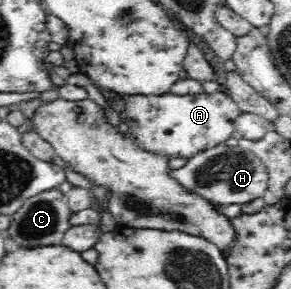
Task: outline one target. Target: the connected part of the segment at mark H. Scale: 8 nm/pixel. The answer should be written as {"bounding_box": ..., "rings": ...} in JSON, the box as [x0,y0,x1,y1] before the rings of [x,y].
{"bounding_box":[168,146,268,207],"rings":[[[241,146],[213,147],[205,153],[196,155],[190,159],[183,167],[169,169],[168,176],[174,179],[185,189],[190,189],[192,193],[211,202],[215,207],[237,203],[249,203],[256,197],[263,197],[268,191],[268,171],[251,151],[243,149]]]}

